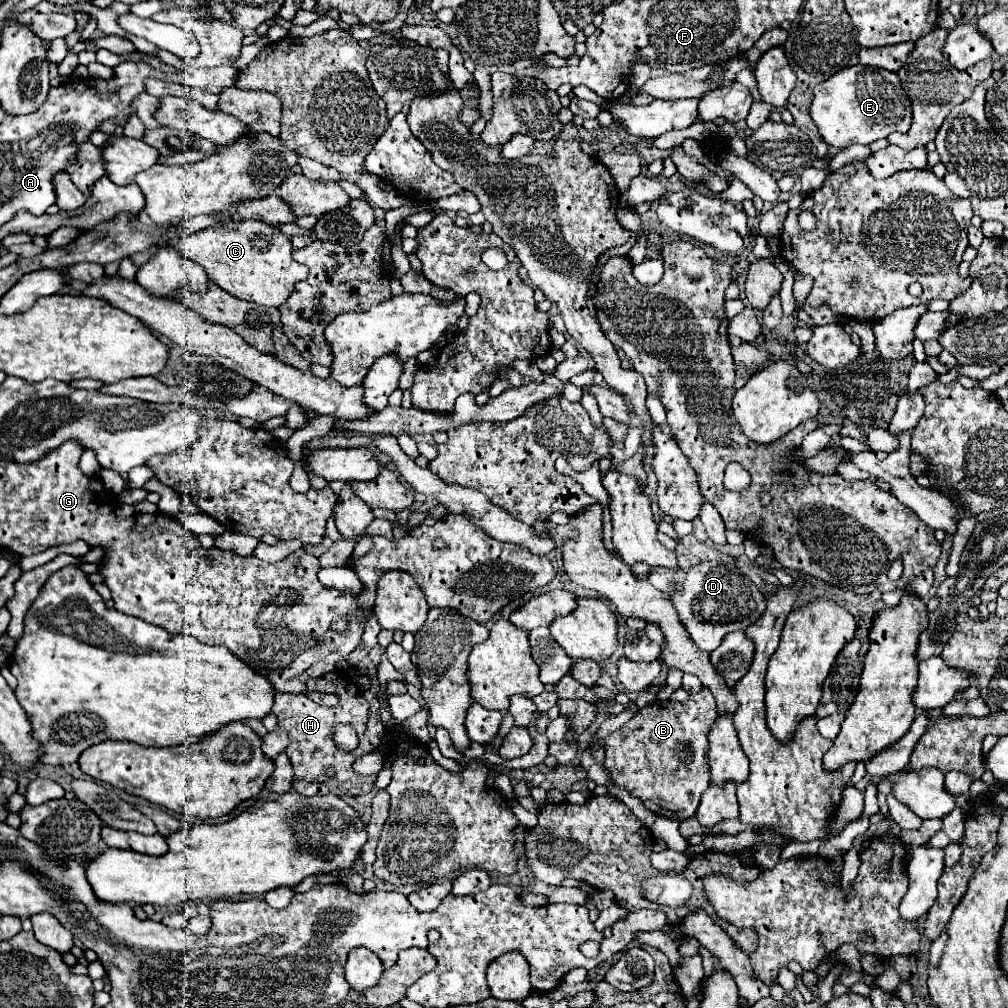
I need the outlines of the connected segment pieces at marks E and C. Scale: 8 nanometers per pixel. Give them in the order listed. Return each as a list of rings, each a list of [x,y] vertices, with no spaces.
[[[857,64],[835,72],[817,84],[813,92],[811,118],[823,140],[833,148],[847,148],[851,144],[867,146],[879,138],[887,138],[891,132],[907,132],[911,126],[911,102],[905,98],[895,72]]]
[[[257,220],[227,222],[225,226],[213,226],[199,230],[177,244],[179,252],[199,262],[209,280],[231,296],[263,306],[281,306],[293,292],[295,284],[305,280],[309,270],[293,260],[293,248],[289,238],[275,226]]]

